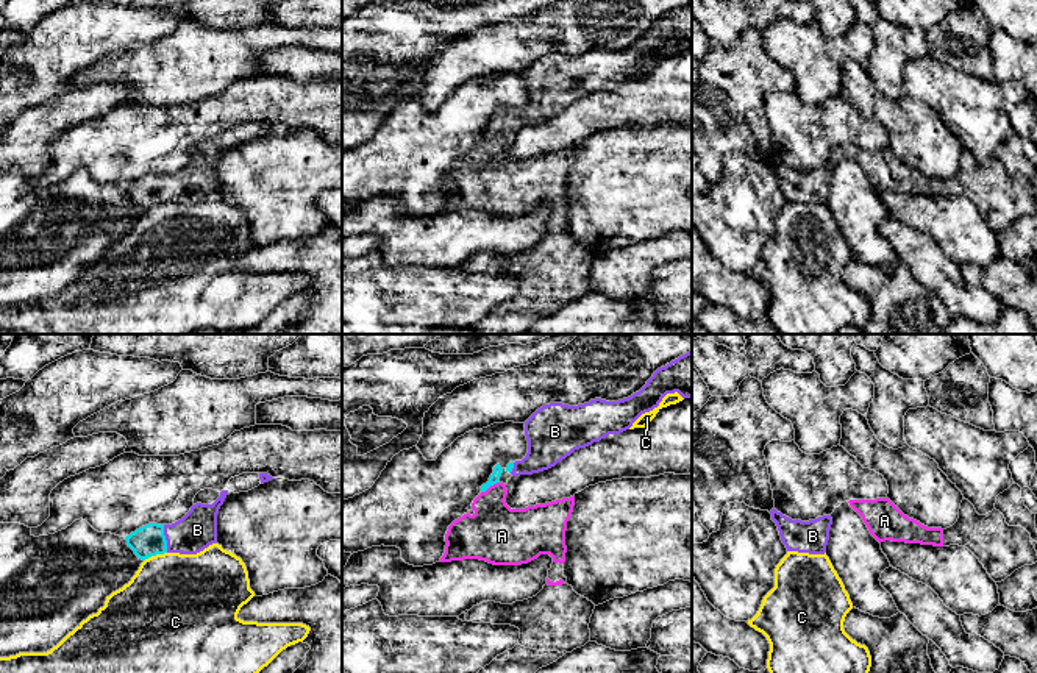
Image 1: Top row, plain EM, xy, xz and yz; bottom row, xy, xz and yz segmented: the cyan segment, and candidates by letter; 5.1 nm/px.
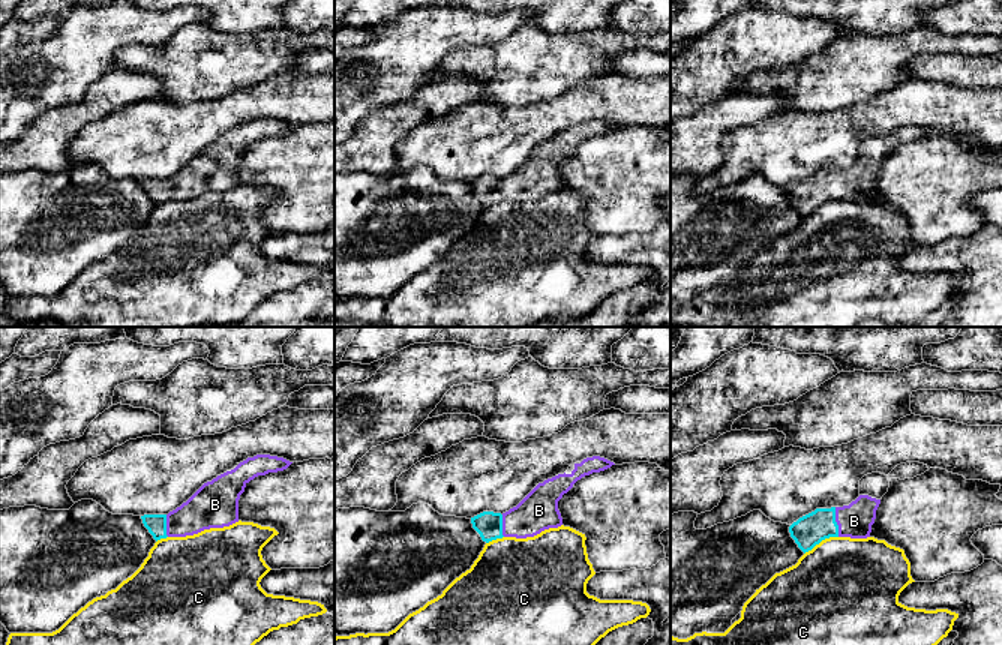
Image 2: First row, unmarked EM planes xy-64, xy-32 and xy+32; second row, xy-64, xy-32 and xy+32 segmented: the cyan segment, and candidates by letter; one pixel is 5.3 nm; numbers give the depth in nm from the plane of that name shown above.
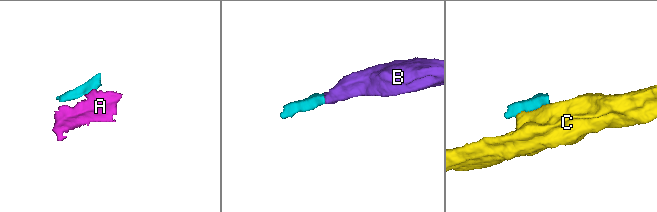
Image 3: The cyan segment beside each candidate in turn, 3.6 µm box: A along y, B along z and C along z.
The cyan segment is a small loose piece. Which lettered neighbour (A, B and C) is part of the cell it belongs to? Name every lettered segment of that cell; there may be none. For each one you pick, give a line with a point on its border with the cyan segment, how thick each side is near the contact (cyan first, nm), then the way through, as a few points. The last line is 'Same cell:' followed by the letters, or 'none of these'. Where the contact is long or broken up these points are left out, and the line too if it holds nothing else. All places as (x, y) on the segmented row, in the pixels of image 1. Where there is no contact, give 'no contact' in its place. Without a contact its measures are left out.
A: xz (489, 486) | 50/300 nm | across xz (494, 478), (489, 486), (495, 533)
B: xy (164, 539) | 160/200 nm | across xy (149, 541), (164, 539), (189, 536), (197, 530)
Same cell: A, B

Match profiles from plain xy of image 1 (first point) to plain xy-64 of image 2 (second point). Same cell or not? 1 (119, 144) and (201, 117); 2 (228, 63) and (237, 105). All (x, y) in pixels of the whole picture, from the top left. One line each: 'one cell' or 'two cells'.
1: one cell
2: two cells

